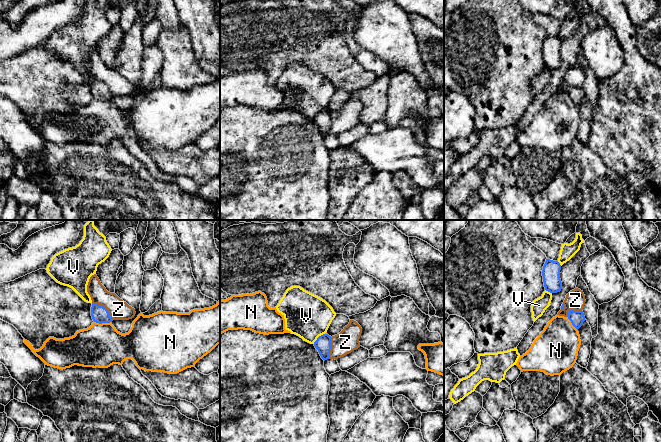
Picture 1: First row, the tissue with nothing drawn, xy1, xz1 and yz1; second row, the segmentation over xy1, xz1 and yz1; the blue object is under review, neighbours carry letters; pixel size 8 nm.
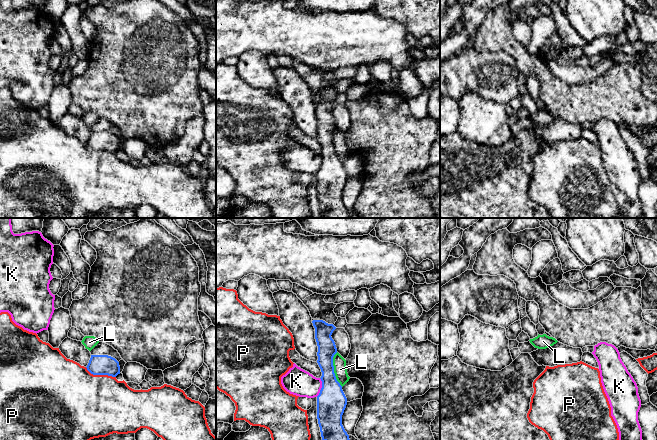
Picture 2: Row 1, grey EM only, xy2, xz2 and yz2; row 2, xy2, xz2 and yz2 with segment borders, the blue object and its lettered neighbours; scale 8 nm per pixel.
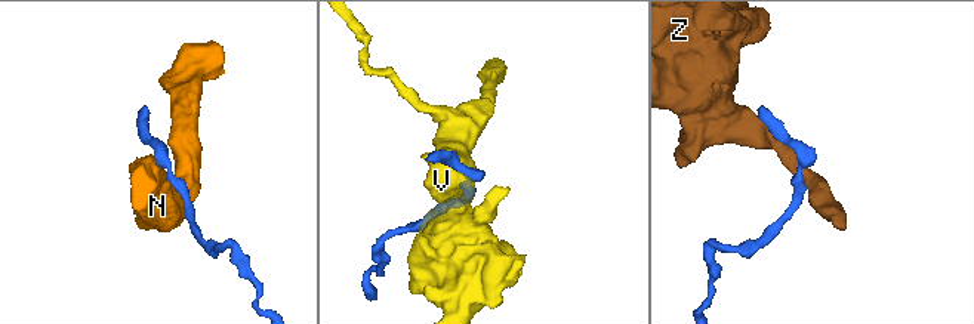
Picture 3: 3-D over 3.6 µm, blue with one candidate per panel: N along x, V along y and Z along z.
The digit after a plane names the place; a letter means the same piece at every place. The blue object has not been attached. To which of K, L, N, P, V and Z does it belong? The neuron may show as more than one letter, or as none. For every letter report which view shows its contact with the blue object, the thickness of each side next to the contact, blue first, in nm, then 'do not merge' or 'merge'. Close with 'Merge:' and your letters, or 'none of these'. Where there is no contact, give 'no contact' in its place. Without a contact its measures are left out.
K: xz2 | 240/220 nm | do not merge
L: xz2 | 220/110 nm | do not merge
N: xy1 | 140/360 nm | do not merge
P: xy2 | 160/500 nm | do not merge
V: xz1 | 130/360 nm | do not merge
Z: xy1 | 140/160 nm | do not merge
Merge: none of these

